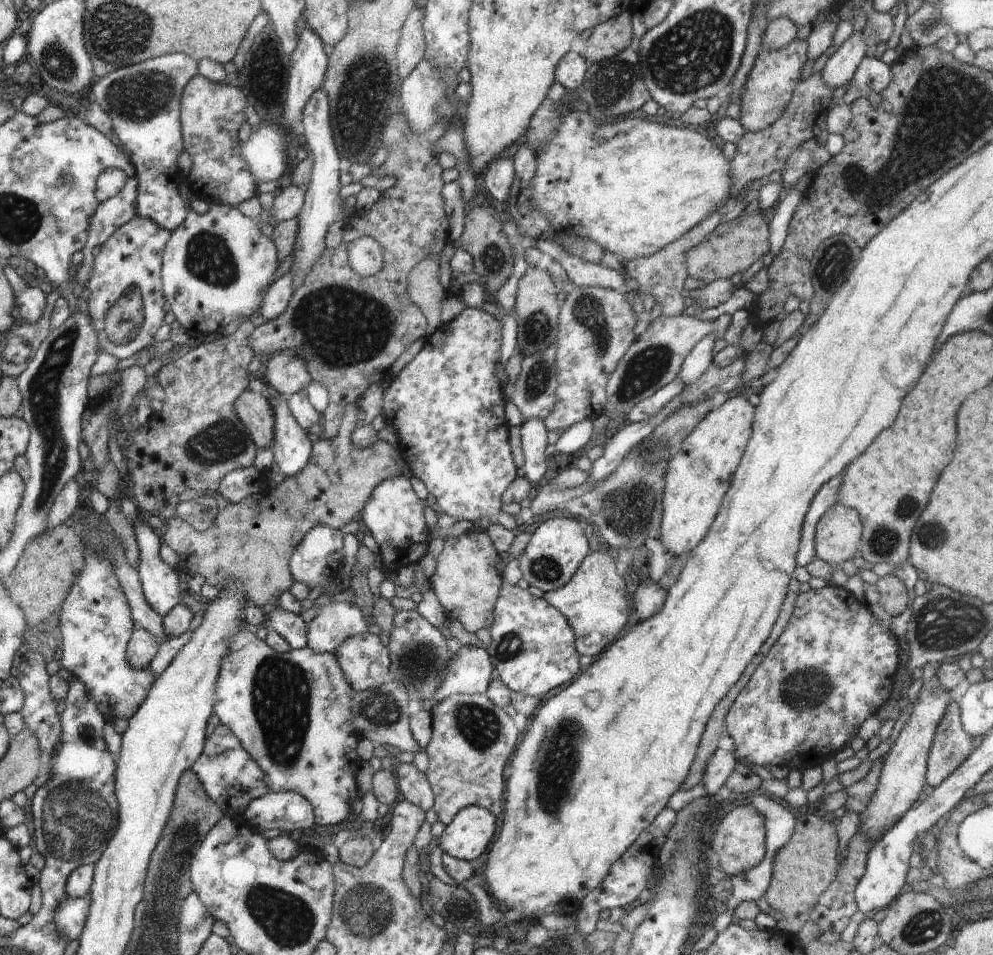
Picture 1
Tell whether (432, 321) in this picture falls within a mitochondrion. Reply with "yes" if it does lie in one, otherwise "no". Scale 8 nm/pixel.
no

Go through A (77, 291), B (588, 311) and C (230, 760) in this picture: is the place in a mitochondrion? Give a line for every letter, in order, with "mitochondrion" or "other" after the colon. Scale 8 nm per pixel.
A: other
B: mitochondrion
C: other

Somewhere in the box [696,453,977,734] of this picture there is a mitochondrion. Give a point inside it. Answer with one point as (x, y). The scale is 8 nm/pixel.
(803, 688)

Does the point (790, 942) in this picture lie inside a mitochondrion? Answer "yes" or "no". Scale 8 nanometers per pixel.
no

